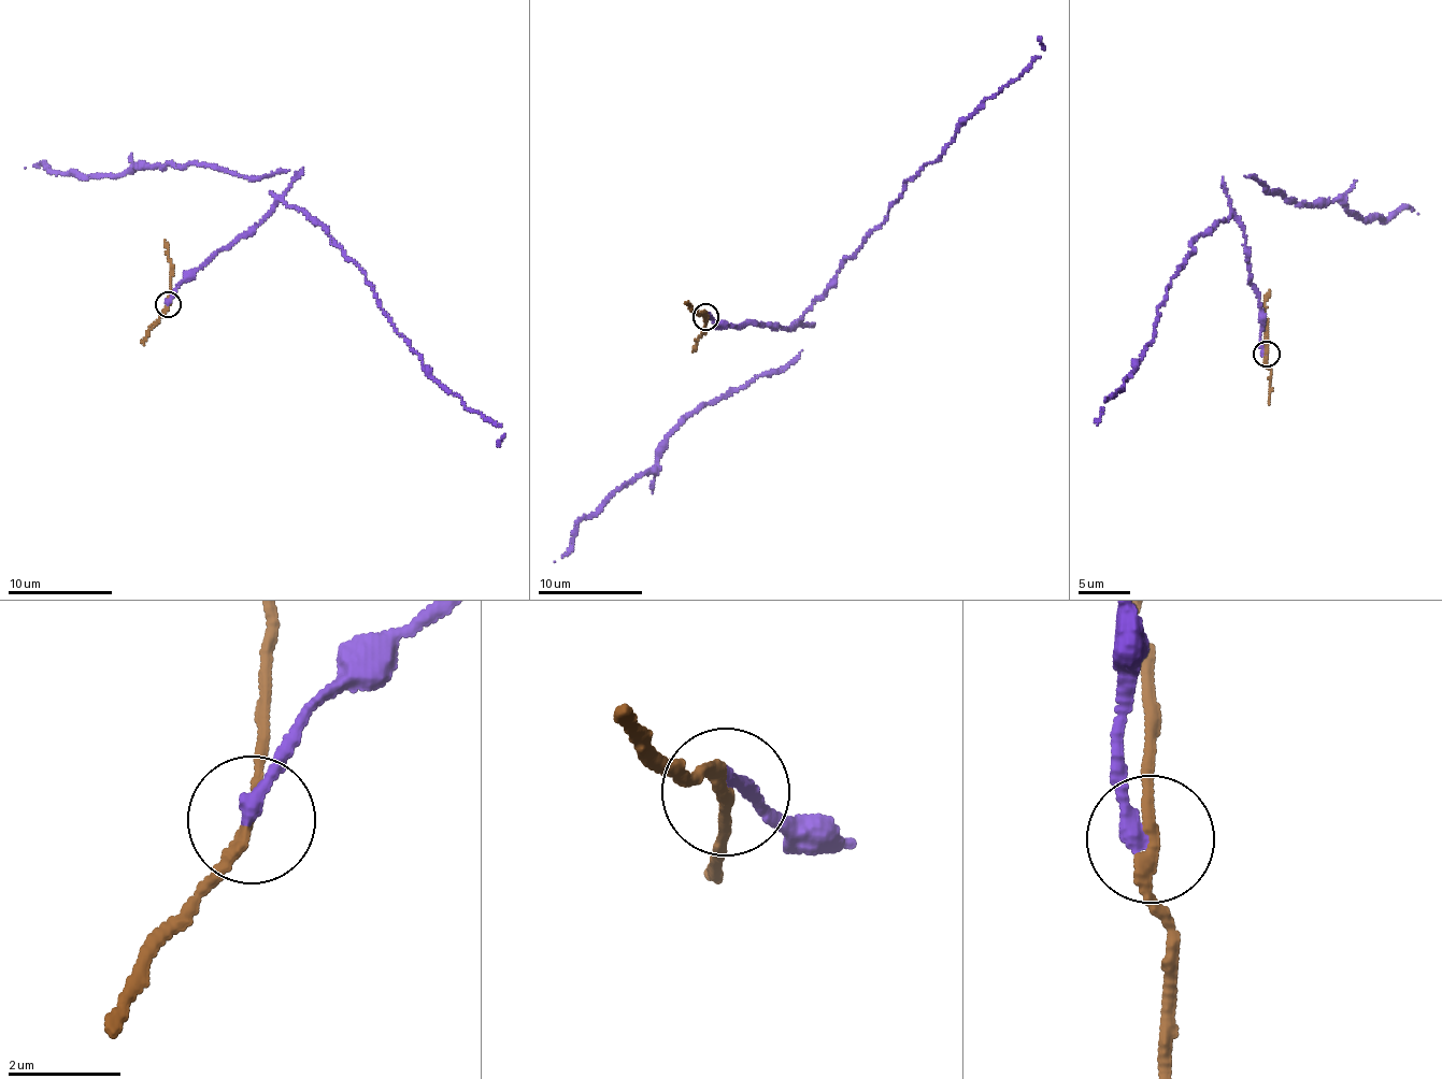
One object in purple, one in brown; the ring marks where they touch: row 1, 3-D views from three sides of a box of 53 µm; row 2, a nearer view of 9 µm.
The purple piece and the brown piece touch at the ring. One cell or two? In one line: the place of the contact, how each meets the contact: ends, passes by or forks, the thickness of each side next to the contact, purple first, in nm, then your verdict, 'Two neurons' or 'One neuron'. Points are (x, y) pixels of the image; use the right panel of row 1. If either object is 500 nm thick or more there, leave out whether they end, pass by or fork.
Place: (1267, 354). At the ring purple ends. At the ring brown passes by. Thickness 280 nm (purple) against 200 nm. Two neurons

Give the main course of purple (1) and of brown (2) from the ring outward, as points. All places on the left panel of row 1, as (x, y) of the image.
1: (168, 304), (176, 287), (252, 231), (277, 200), (328, 231), (365, 274), (428, 377), (501, 427), (497, 446)
2: (168, 304), (170, 259), (165, 240)

